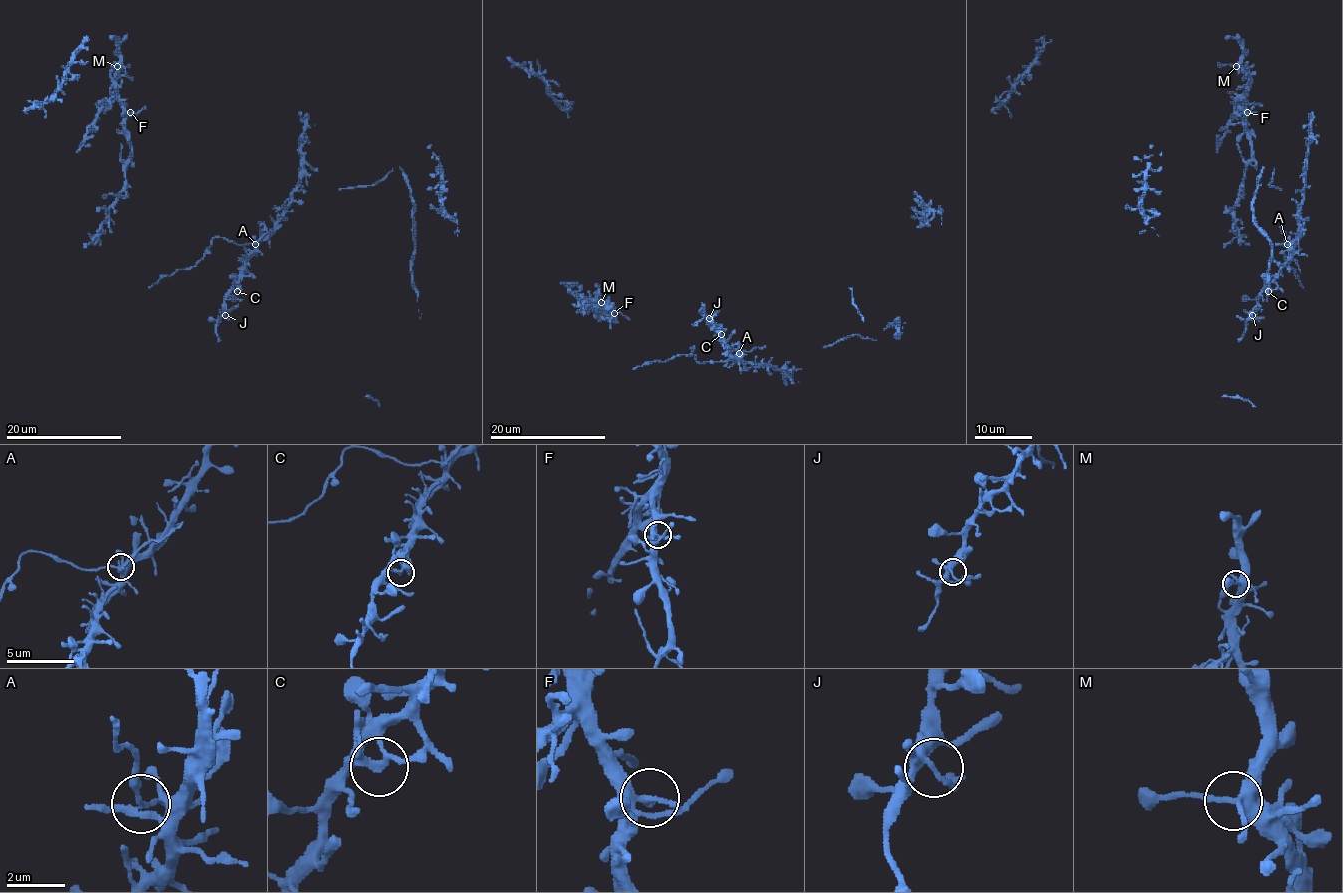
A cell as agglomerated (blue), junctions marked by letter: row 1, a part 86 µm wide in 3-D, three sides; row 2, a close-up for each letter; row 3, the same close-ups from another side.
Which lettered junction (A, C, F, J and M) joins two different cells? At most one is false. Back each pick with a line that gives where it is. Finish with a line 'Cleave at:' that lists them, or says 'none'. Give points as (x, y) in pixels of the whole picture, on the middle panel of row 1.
Cleave at: none

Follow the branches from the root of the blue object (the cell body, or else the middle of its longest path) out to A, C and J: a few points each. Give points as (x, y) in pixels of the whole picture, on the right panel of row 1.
A: (1294, 269), (1288, 265), (1288, 246), (1297, 237), (1296, 245), (1287, 243)
C: (1294, 269), (1288, 265), (1288, 246), (1297, 237), (1293, 256), (1268, 285), (1268, 291)
J: (1294, 269), (1288, 265), (1288, 246), (1297, 237), (1293, 256), (1265, 287), (1252, 315)

